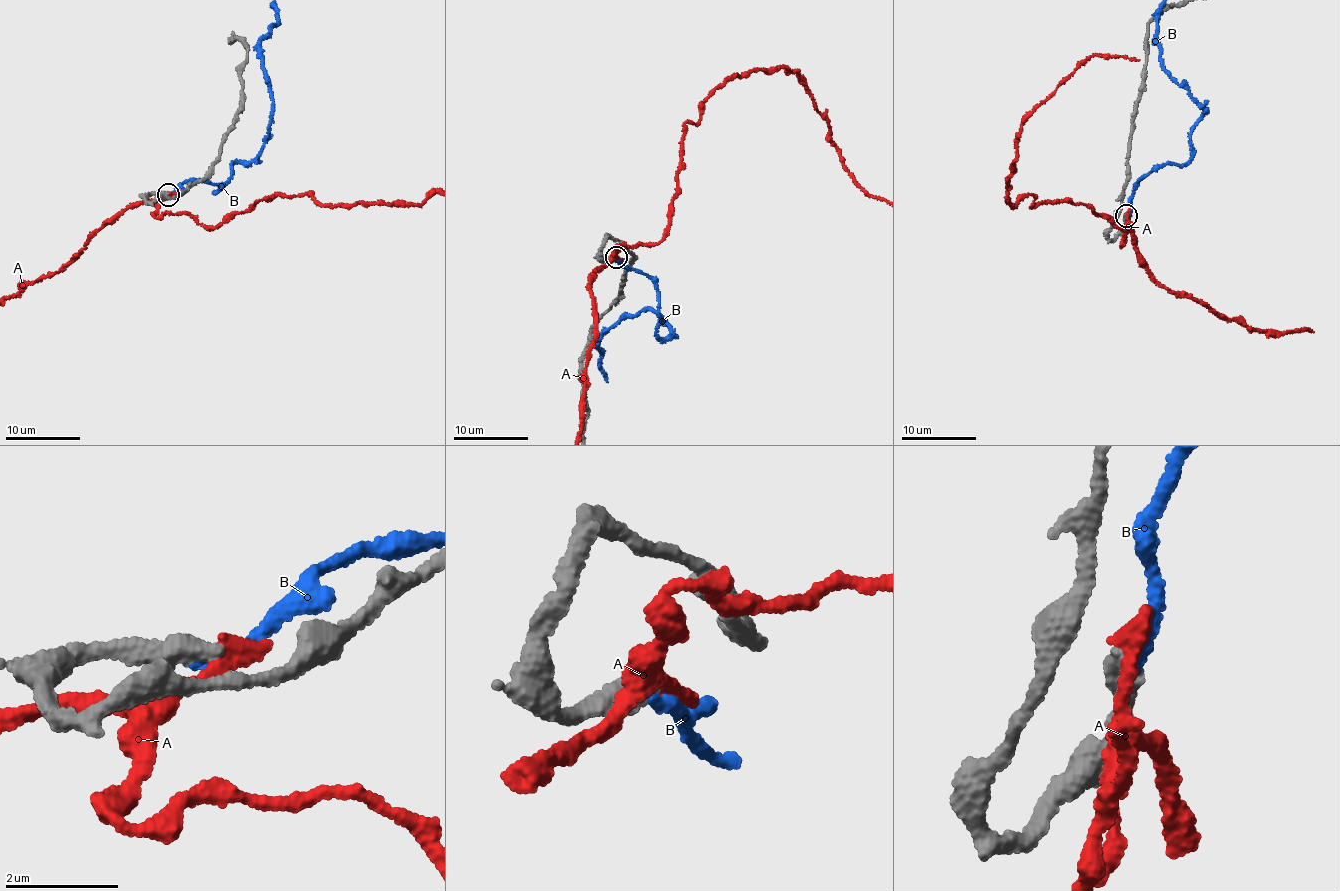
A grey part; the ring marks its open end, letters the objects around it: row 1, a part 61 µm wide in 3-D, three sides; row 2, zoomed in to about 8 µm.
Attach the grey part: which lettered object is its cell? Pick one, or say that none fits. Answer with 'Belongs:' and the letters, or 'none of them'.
Belongs: none of them

